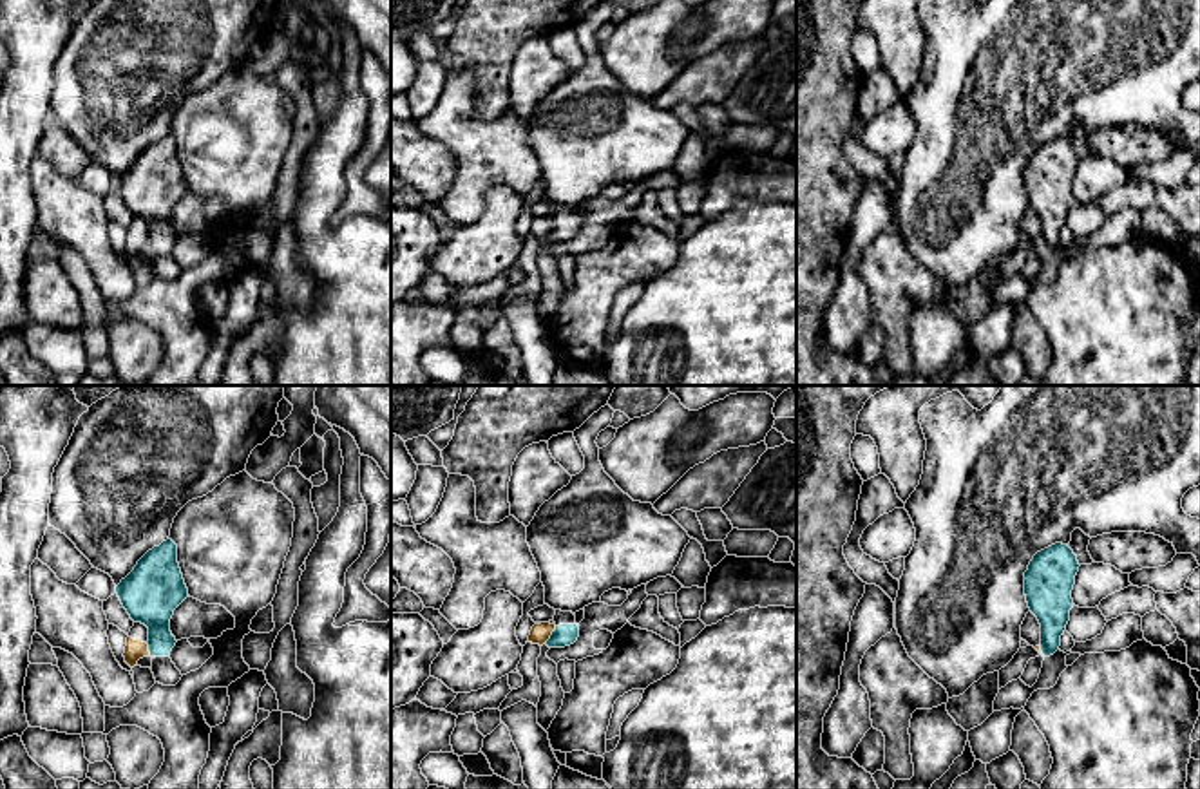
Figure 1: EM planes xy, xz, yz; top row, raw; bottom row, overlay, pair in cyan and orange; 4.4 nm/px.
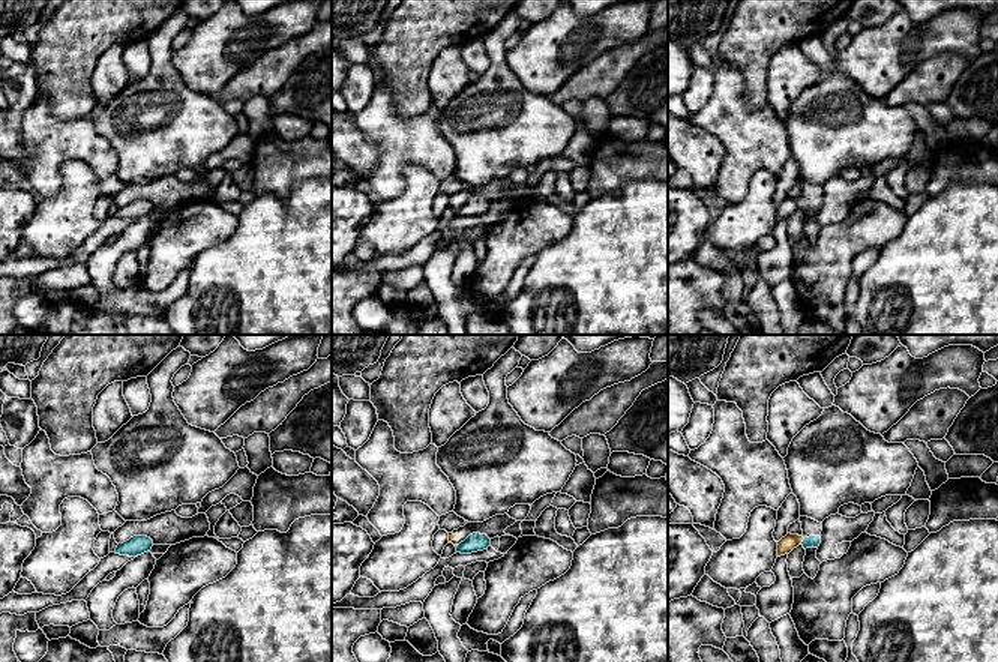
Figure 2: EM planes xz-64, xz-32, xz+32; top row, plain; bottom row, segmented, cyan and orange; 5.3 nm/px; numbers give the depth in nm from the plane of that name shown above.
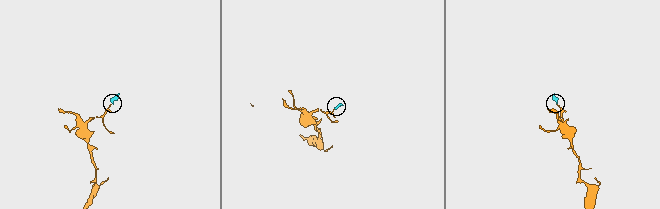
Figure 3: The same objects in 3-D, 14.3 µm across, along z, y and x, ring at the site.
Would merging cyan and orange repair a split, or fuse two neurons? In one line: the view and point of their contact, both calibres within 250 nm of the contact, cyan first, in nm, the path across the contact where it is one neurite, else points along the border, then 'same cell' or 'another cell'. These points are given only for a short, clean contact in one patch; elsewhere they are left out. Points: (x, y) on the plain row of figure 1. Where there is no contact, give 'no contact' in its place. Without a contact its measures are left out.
xz (551, 230) | 100/90 nm | along xz (556, 221), (545, 237) | another cell

